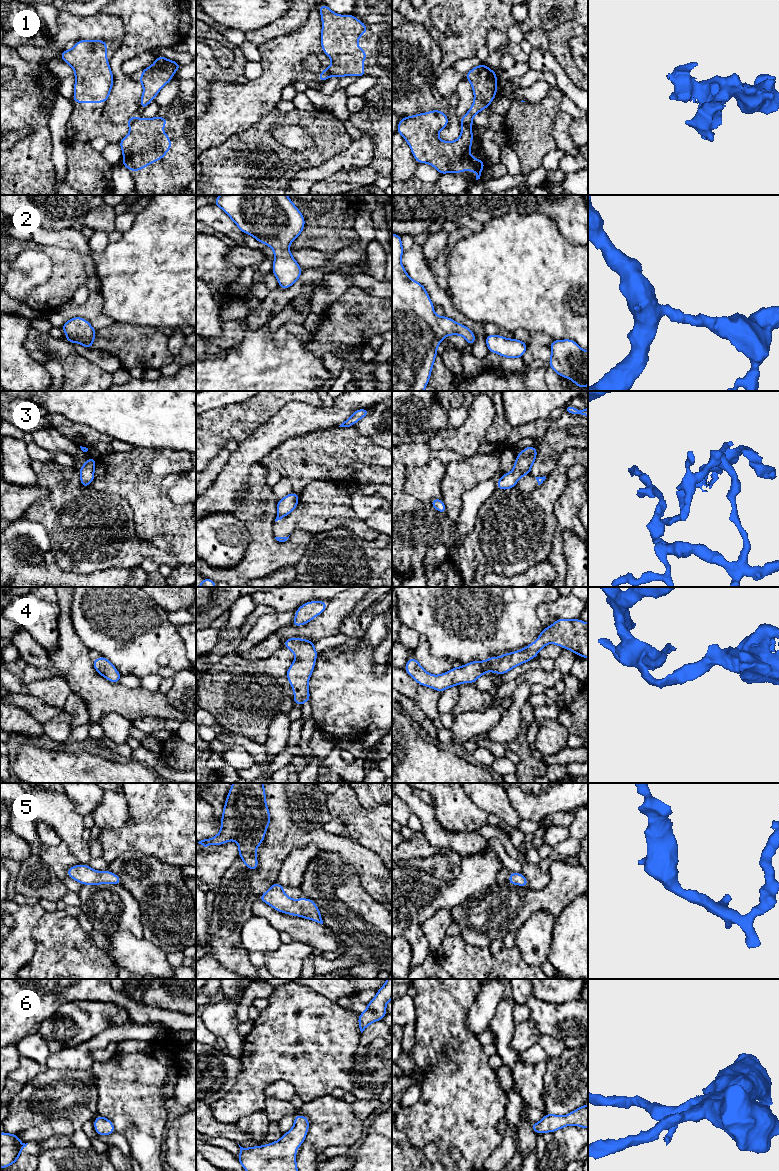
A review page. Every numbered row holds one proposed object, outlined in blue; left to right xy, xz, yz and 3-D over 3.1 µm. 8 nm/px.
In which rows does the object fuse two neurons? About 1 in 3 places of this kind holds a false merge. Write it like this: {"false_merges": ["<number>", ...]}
{"false_merges": ["1", "3"]}

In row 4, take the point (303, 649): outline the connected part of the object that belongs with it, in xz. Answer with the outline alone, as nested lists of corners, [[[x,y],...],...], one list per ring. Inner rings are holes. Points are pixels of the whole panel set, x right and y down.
[[[297,637],[283,641],[283,646],[290,649],[296,658],[287,669],[286,675],[294,691],[294,704],[298,706],[310,702],[308,681],[315,668],[314,662],[318,656],[314,643],[314,641]]]

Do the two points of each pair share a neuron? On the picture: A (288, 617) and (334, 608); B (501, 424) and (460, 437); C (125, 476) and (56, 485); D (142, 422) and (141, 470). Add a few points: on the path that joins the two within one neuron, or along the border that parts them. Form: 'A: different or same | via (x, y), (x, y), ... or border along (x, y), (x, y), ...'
A: different | border along (290, 624), (280, 627), (274, 633)
B: different | border along (494, 405), (494, 419), (477, 449)
C: different | border along (88, 486), (110, 494)
D: different | border along (133, 446), (165, 447)

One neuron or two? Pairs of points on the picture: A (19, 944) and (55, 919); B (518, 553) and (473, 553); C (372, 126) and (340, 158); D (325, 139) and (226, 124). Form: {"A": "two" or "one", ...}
{"A": "two", "B": "one", "C": "two", "D": "two"}

